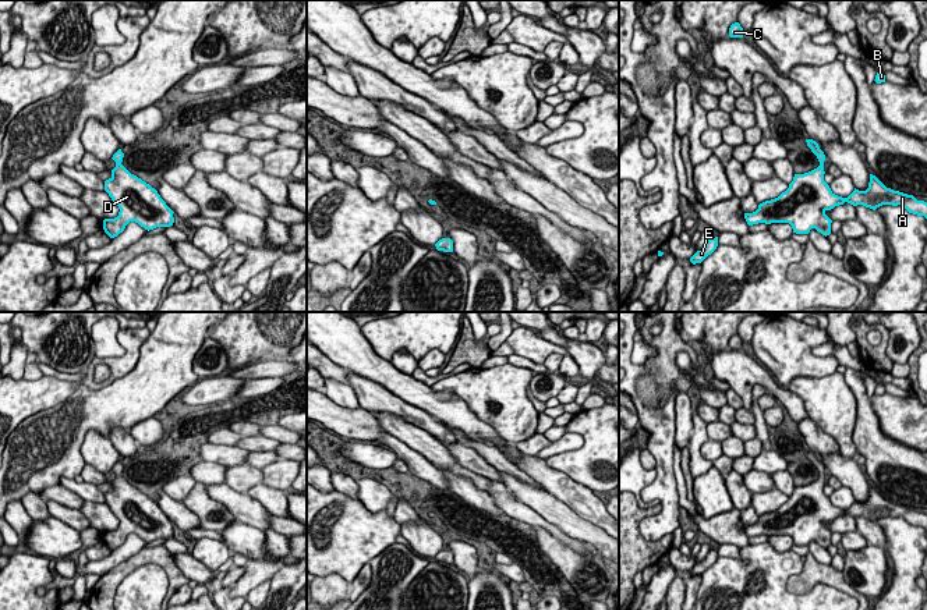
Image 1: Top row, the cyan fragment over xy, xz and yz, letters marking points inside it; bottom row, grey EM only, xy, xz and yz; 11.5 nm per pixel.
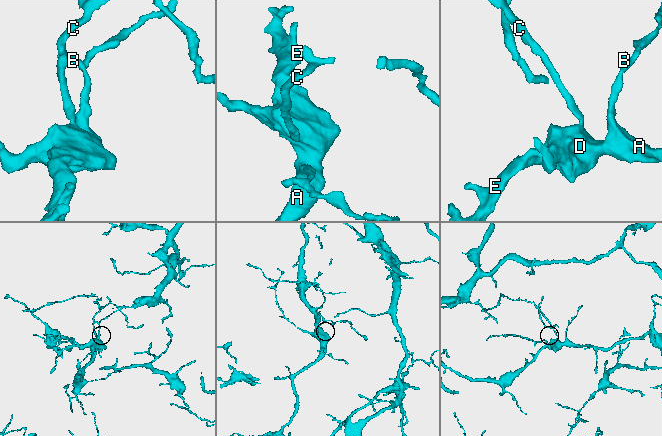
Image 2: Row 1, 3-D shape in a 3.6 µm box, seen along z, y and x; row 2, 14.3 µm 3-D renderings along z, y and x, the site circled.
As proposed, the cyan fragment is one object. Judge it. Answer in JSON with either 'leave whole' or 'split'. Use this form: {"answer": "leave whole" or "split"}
{"answer": "leave whole"}

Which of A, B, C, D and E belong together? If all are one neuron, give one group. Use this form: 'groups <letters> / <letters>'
groups A B C D E

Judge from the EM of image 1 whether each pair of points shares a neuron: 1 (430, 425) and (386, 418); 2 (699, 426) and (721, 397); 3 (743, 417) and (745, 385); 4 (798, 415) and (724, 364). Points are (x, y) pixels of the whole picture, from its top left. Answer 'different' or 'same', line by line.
1: different
2: different
3: different
4: same

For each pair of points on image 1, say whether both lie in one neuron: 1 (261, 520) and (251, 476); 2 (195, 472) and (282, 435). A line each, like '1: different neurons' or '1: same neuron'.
1: different neurons
2: same neuron

